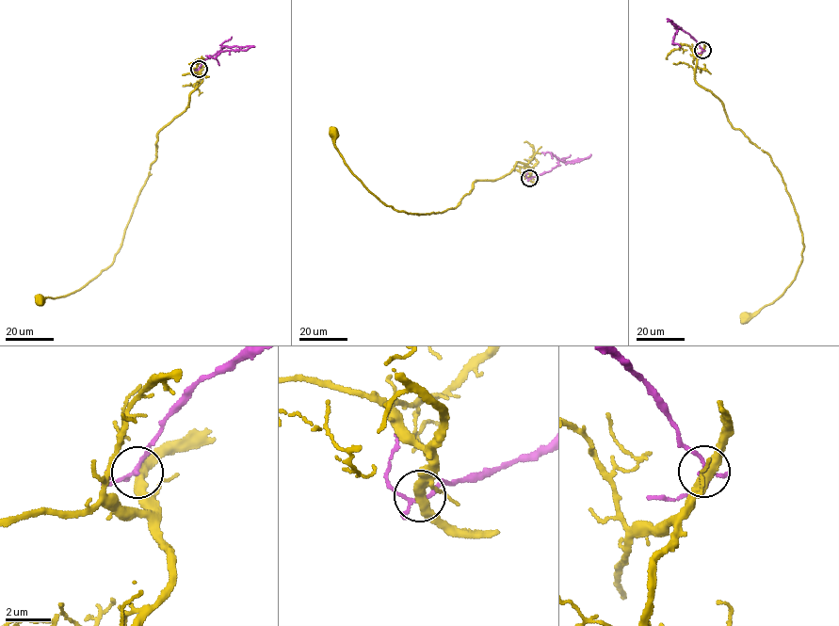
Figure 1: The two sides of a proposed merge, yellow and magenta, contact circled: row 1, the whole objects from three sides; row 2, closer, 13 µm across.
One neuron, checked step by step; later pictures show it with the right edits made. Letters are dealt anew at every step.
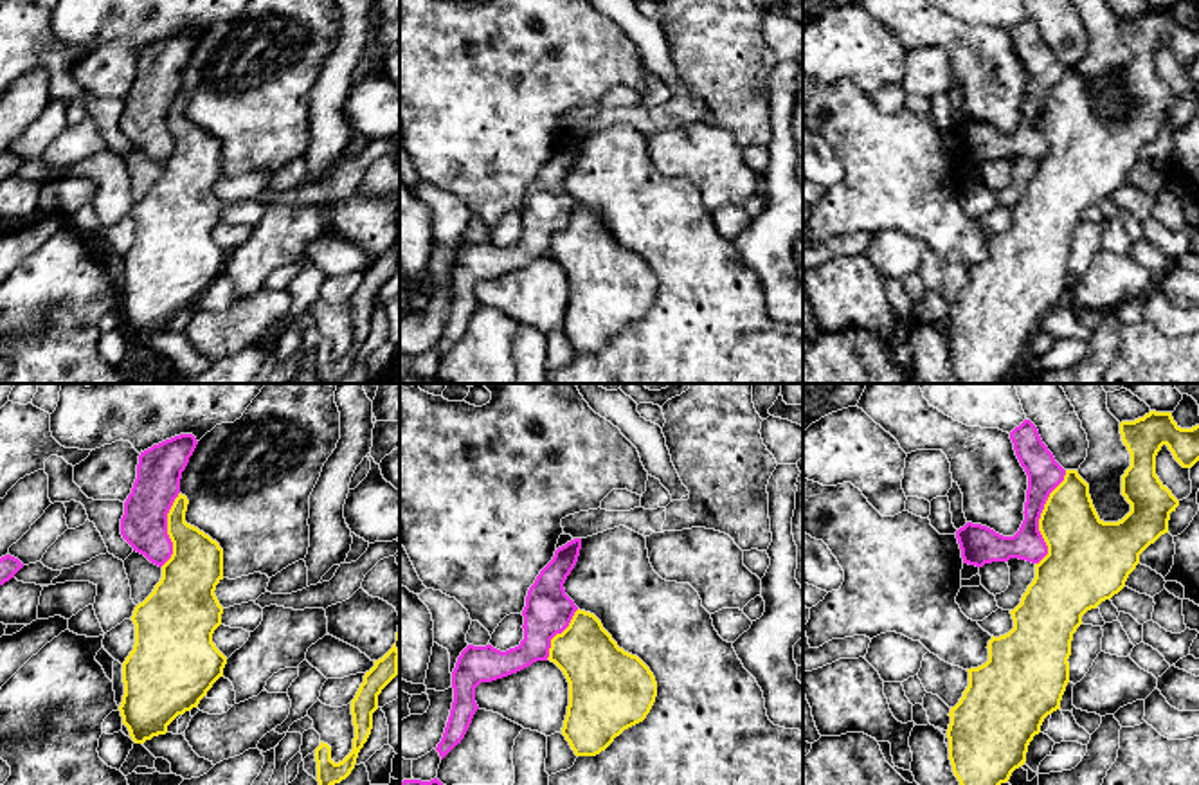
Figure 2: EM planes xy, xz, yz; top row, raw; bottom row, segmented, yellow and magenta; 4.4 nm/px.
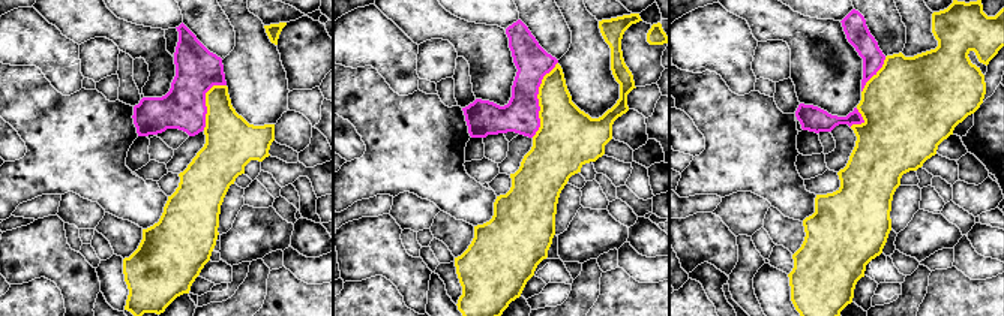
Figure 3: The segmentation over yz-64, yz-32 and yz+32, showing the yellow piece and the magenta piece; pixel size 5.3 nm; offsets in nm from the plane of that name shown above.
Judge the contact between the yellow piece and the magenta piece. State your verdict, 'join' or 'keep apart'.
keep apart

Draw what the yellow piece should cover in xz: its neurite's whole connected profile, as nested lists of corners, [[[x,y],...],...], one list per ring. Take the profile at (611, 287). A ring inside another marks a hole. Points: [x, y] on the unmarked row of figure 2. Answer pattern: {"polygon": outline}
{"polygon": [[[576,207],[569,223],[551,236],[549,254],[569,279],[569,302],[562,331],[576,353],[596,353],[625,326],[643,319],[650,310],[657,279],[650,265],[612,236],[601,218],[585,207]]]}

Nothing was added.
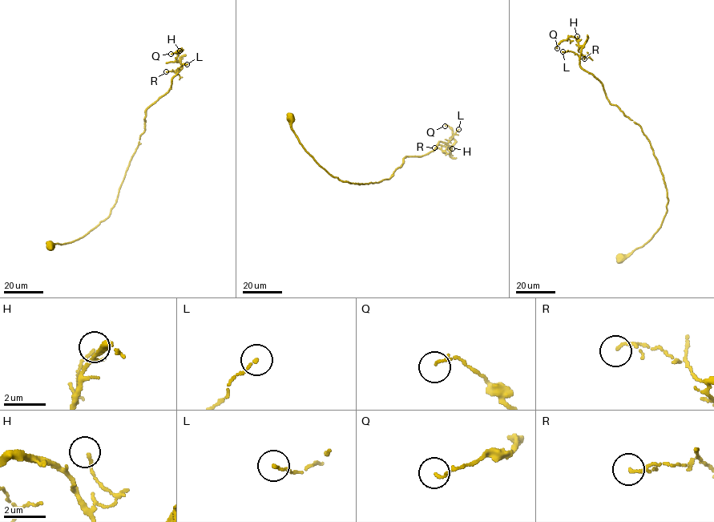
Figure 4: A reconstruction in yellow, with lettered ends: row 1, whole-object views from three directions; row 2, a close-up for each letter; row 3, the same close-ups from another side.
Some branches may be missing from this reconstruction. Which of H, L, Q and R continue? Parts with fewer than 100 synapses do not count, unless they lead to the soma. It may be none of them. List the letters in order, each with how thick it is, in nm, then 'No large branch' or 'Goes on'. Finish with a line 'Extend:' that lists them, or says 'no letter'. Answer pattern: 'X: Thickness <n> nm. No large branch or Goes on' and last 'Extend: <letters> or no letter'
H: Thickness 110 nm. No large branch
L: Thickness 130 nm. No large branch
Q: Thickness 110 nm. No large branch
R: Thickness 130 nm. No large branch
Extend: no letter

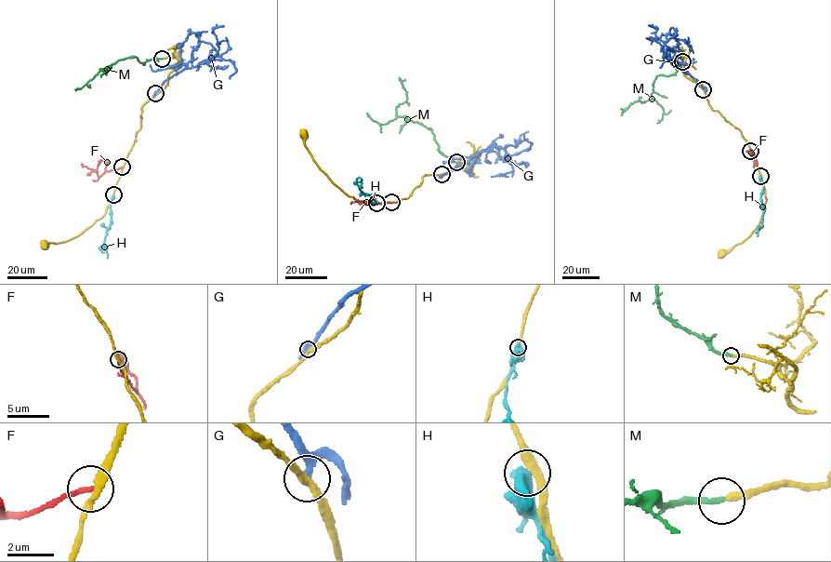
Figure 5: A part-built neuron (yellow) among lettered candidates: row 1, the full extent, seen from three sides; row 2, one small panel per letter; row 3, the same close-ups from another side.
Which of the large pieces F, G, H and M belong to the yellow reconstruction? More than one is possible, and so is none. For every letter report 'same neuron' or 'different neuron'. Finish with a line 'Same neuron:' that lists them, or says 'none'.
F: different neuron
G: different neuron
H: different neuron
M: same neuron
Same neuron: M

